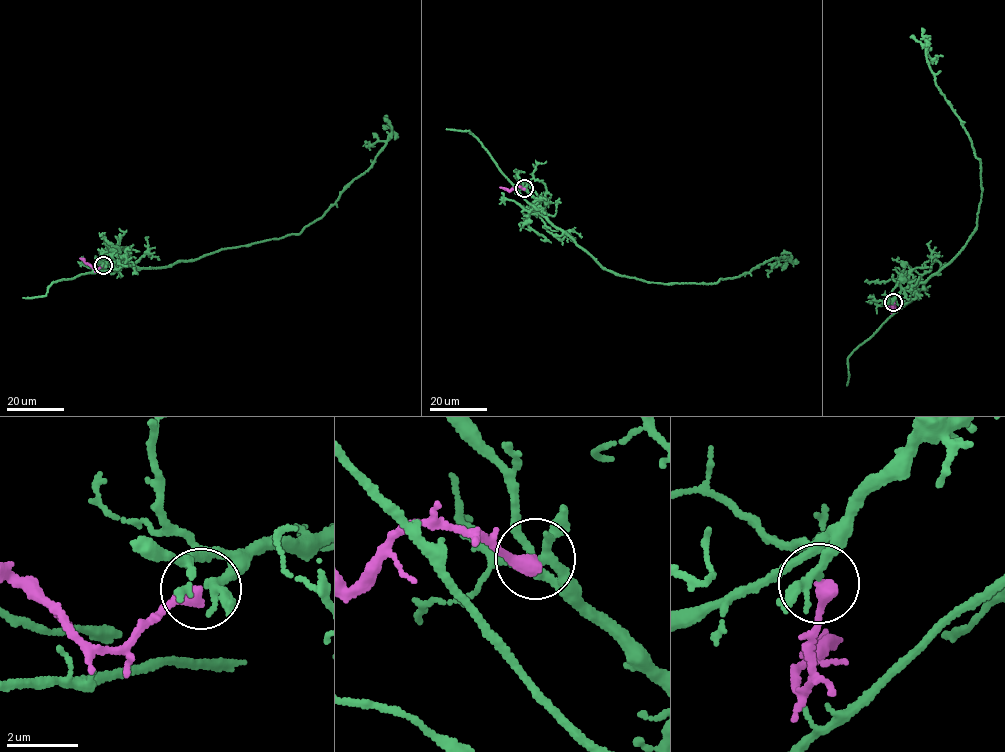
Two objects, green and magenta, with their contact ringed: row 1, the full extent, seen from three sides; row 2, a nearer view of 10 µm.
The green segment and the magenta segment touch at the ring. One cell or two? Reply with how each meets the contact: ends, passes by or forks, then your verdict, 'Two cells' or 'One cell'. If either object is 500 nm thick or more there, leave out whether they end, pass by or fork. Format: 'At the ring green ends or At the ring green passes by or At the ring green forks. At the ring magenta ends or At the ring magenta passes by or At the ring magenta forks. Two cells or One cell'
At the ring green forks. At the ring magenta ends. One cell

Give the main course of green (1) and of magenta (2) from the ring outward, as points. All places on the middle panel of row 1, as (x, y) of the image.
1: (524, 188), (535, 209), (602, 267), (619, 274), (650, 282), (711, 283), (786, 257), (791, 261), (781, 267)
2: (524, 188), (516, 186), (509, 190), (500, 187)

